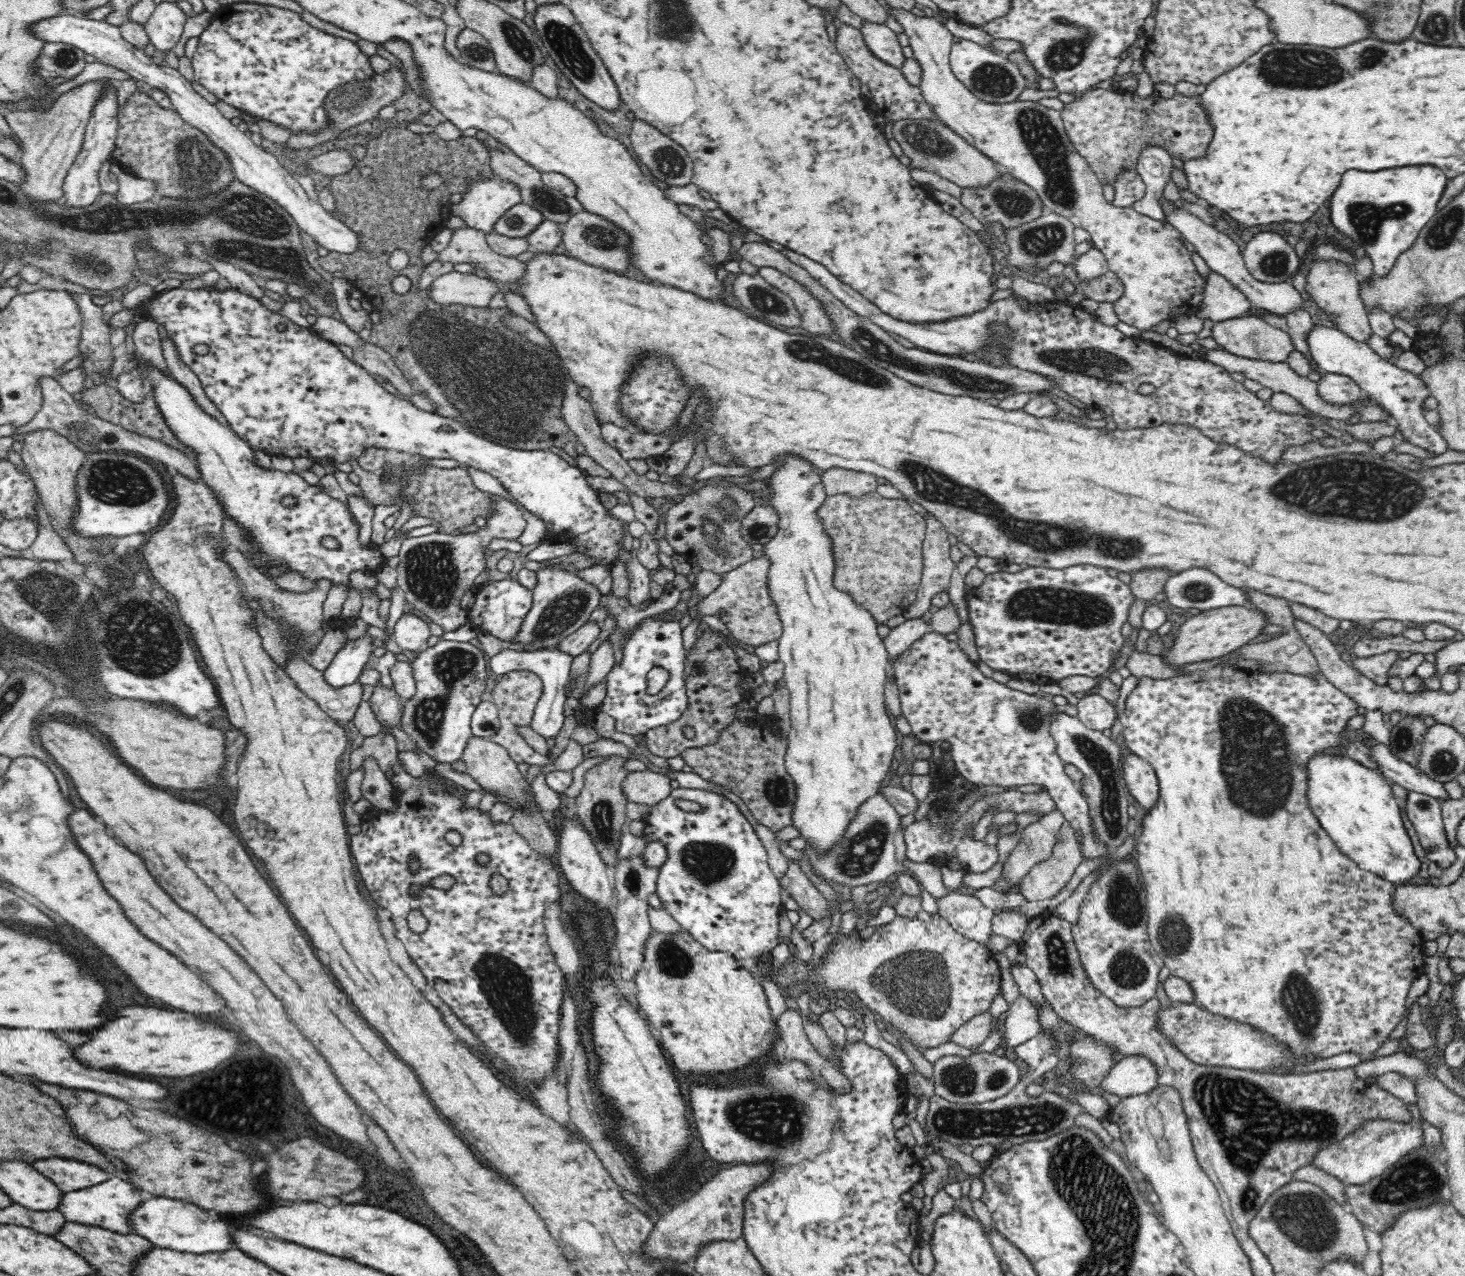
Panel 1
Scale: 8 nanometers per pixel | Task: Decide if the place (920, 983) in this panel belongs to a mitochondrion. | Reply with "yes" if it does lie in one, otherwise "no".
yes

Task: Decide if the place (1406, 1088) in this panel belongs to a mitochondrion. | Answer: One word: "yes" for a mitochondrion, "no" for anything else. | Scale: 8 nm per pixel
no

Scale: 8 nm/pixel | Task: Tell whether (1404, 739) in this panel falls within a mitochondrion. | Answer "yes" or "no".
yes

